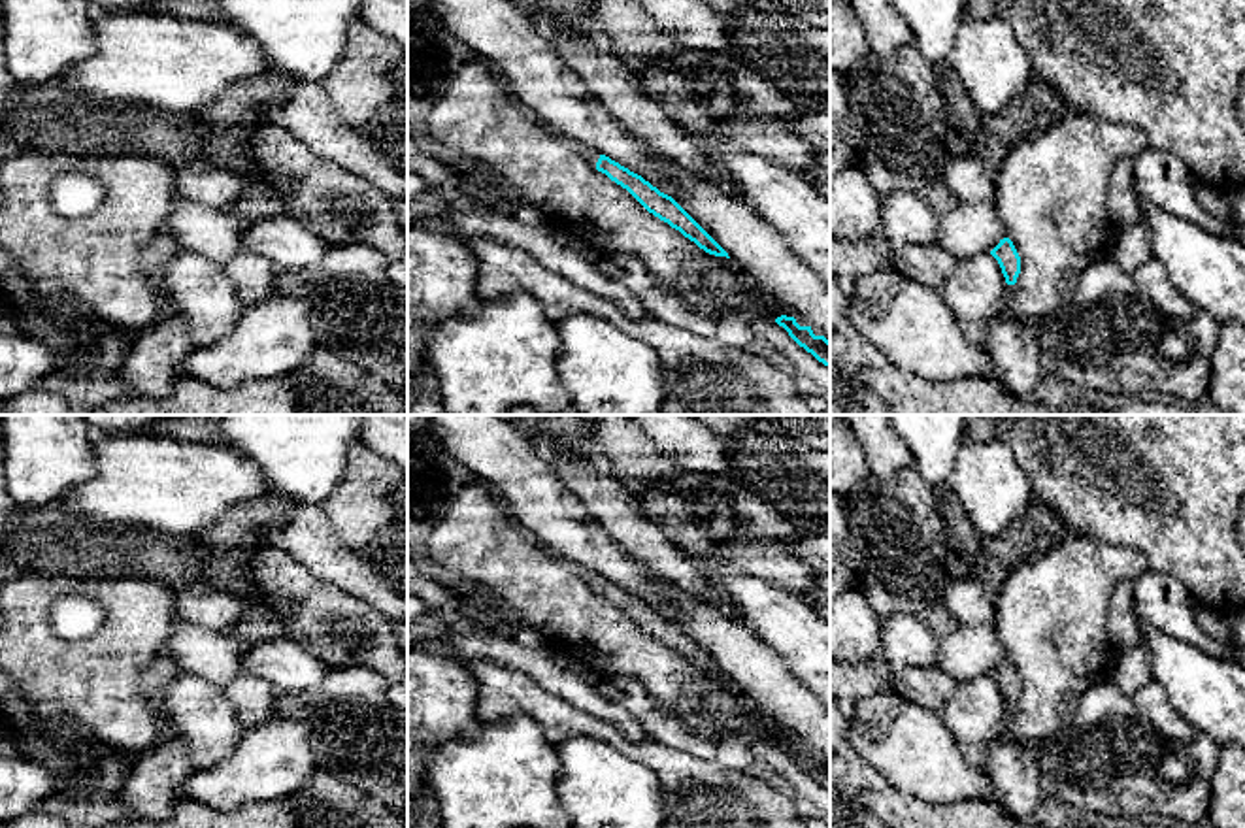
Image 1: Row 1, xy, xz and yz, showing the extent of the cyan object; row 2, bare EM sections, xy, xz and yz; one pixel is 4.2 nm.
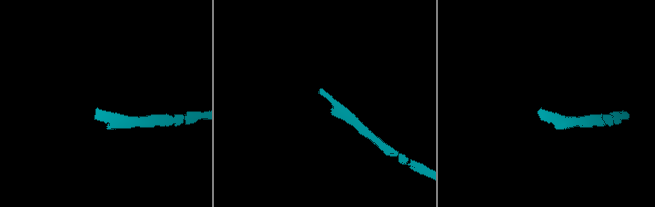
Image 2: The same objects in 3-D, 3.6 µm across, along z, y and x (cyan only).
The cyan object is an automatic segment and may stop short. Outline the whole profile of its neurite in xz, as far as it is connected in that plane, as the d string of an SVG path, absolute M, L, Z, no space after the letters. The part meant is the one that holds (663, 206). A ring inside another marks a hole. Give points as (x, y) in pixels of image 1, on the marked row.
M555 126L545 128L556 134L572 151L585 158L592 168L606 174L611 181L626 189L649 213L679 230L685 238L694 241L700 249L715 257L728 257L728 253L668 194L660 192L641 175L630 172L606 155L600 155L589 143L560 134Z

